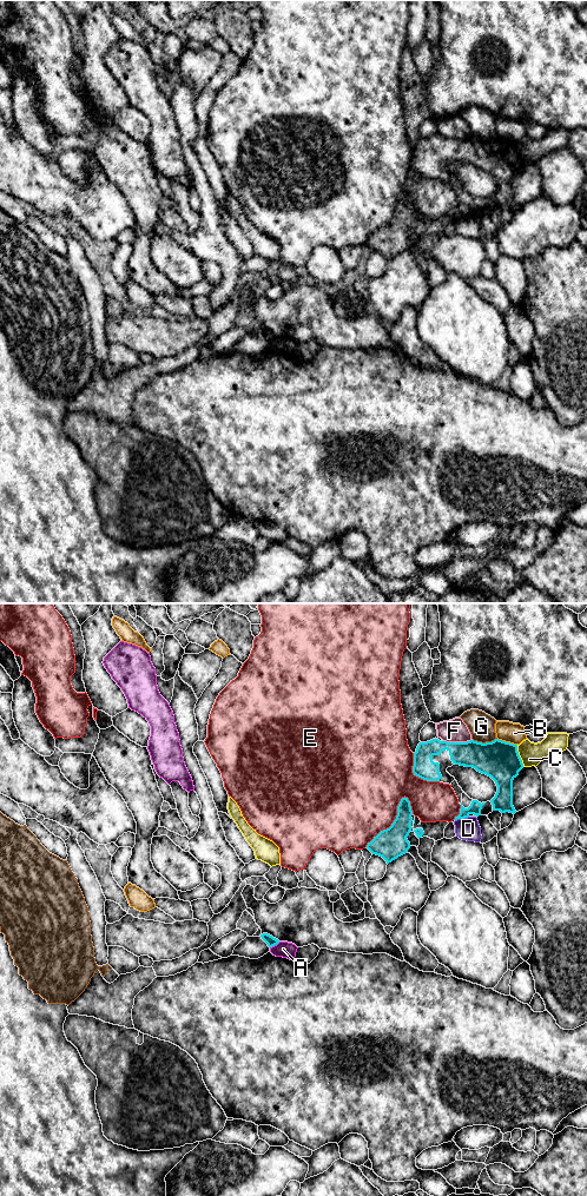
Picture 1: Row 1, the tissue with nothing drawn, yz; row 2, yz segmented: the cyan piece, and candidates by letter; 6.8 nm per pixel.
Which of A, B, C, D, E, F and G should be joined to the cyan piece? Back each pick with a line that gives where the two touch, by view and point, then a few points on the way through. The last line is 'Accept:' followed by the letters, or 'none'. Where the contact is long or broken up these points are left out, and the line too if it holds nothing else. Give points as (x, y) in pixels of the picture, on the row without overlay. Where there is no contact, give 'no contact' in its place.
Accept: none

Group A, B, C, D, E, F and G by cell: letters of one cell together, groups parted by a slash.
A / B / C / D / E / F / G

